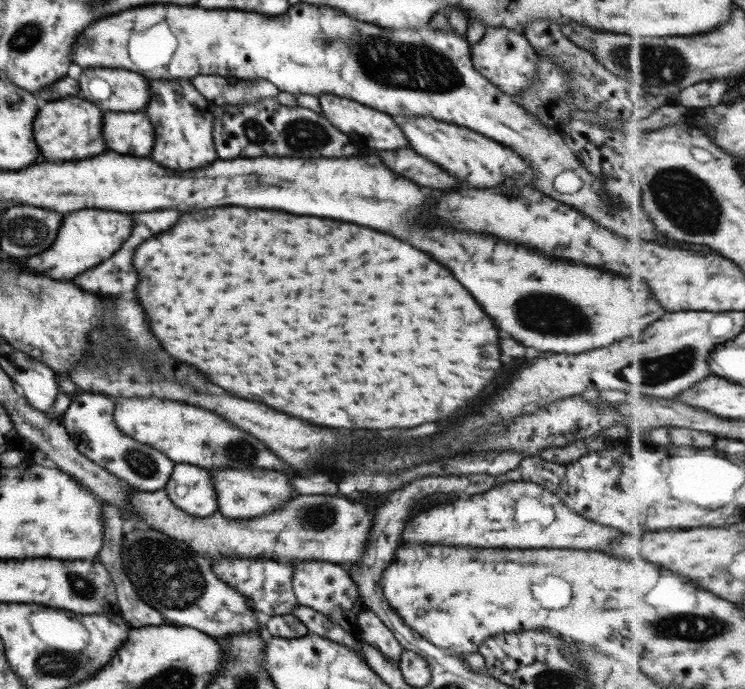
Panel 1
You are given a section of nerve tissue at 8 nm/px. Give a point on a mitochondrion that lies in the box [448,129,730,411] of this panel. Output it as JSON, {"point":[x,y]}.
{"point":[682,197]}

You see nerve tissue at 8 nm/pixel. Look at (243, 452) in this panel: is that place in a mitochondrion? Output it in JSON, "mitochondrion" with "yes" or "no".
{"mitochondrion":"yes"}

